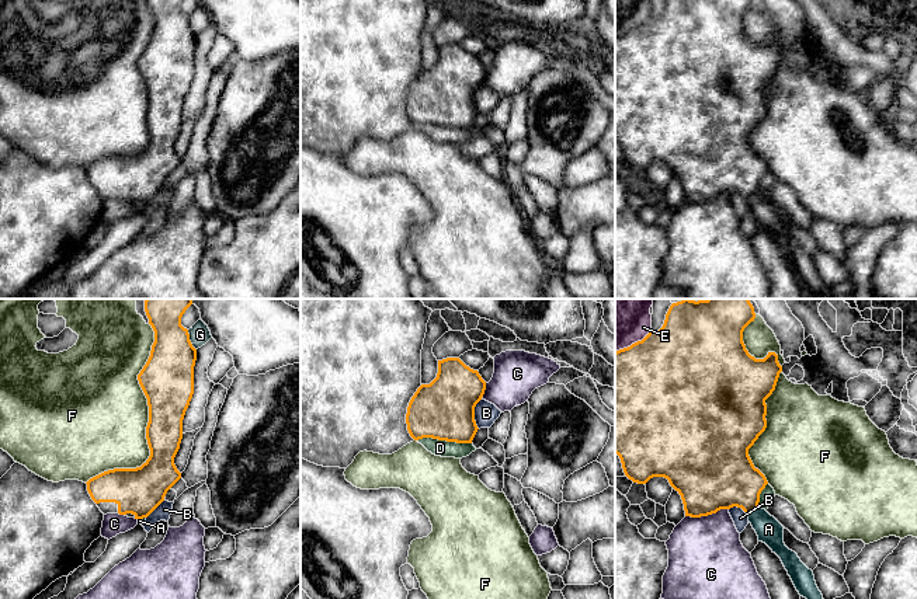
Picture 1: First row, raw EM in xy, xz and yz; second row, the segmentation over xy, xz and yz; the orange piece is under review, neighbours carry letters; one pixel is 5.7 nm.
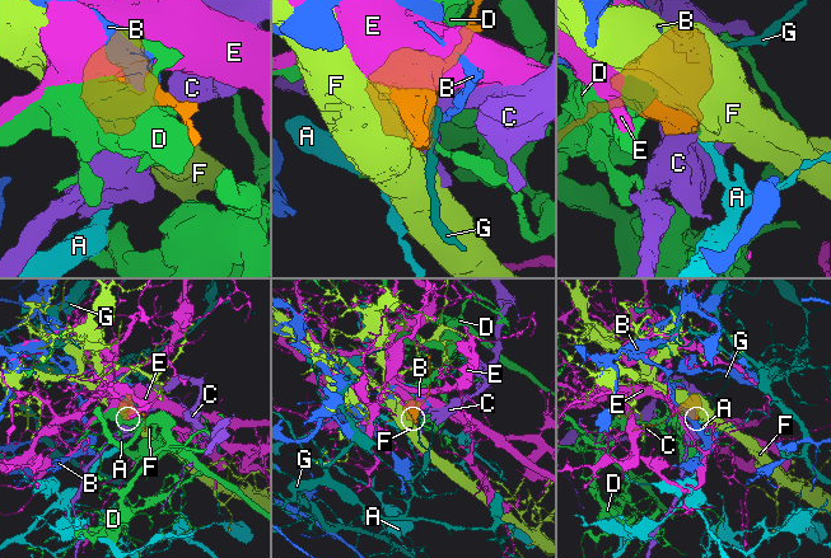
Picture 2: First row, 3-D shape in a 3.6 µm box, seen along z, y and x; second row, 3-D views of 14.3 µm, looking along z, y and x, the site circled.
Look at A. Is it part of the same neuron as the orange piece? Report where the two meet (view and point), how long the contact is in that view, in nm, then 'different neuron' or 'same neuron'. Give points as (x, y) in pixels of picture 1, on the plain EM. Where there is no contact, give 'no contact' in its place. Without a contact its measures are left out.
contact yz (753, 197); length 90 nm; same neuron

